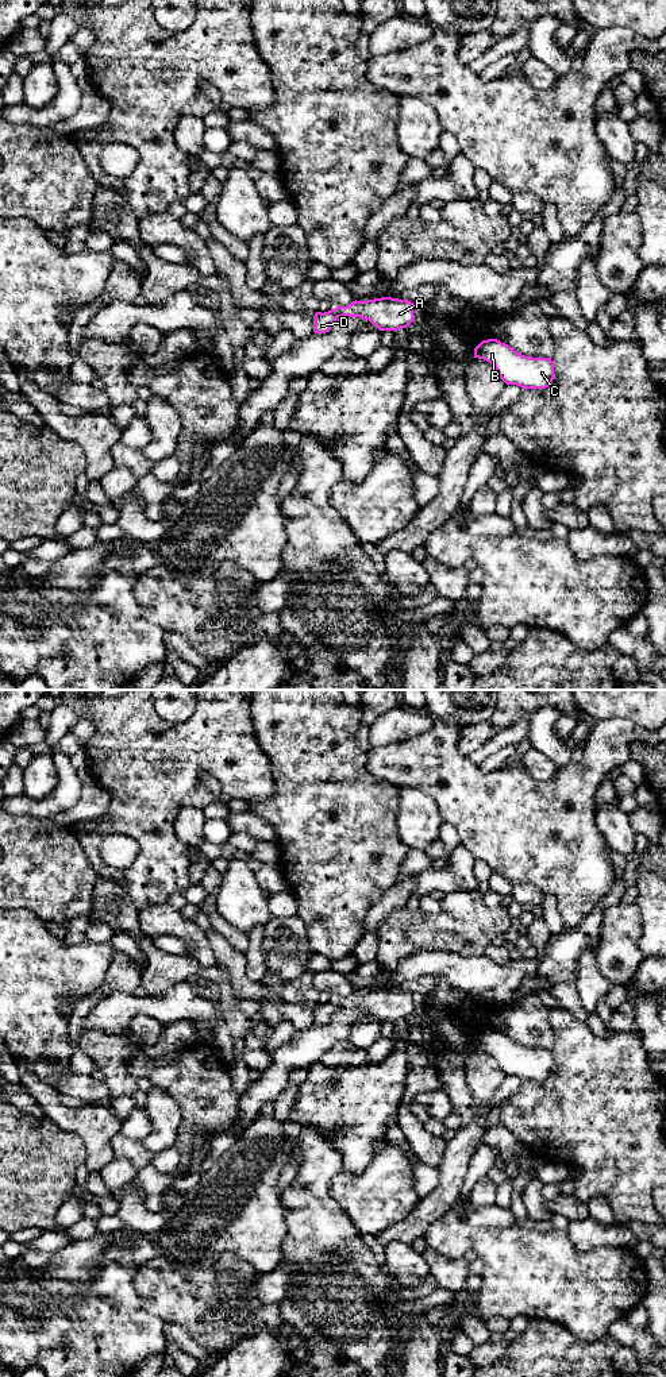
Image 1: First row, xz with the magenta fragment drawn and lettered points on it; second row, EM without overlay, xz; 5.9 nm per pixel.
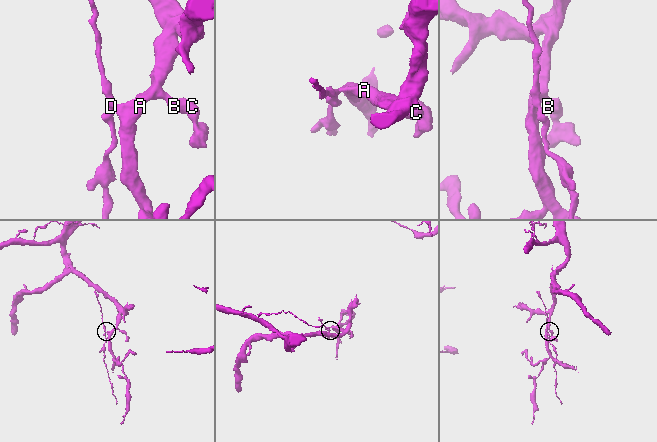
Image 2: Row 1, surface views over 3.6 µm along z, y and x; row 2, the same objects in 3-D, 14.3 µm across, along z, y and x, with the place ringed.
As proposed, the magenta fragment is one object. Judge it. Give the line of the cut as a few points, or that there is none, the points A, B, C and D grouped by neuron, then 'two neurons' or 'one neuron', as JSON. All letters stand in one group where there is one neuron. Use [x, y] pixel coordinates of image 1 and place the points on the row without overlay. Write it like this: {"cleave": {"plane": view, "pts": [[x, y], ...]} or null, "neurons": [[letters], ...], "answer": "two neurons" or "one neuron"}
{"cleave": {"plane": "xz", "pts": [[334, 1001], [339, 1007]]}, "neurons": [["A", "B", "C"], ["D"]], "answer": "two neurons"}

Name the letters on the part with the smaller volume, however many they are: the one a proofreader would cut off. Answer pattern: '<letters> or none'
D

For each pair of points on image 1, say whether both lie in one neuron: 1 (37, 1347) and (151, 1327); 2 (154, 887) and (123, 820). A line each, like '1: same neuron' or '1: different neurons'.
1: same neuron
2: same neuron

